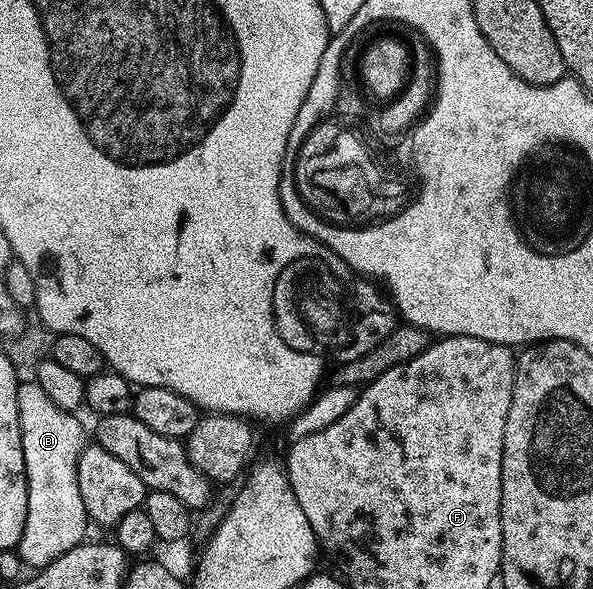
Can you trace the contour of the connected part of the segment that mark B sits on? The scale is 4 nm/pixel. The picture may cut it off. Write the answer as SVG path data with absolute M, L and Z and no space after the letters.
M35 380L18 381L17 403L25 475L29 481L27 524L23 528L19 555L32 568L44 568L63 556L63 552L86 541L87 519L79 496L77 465L87 439L80 420L76 418L78 415L51 400Z

